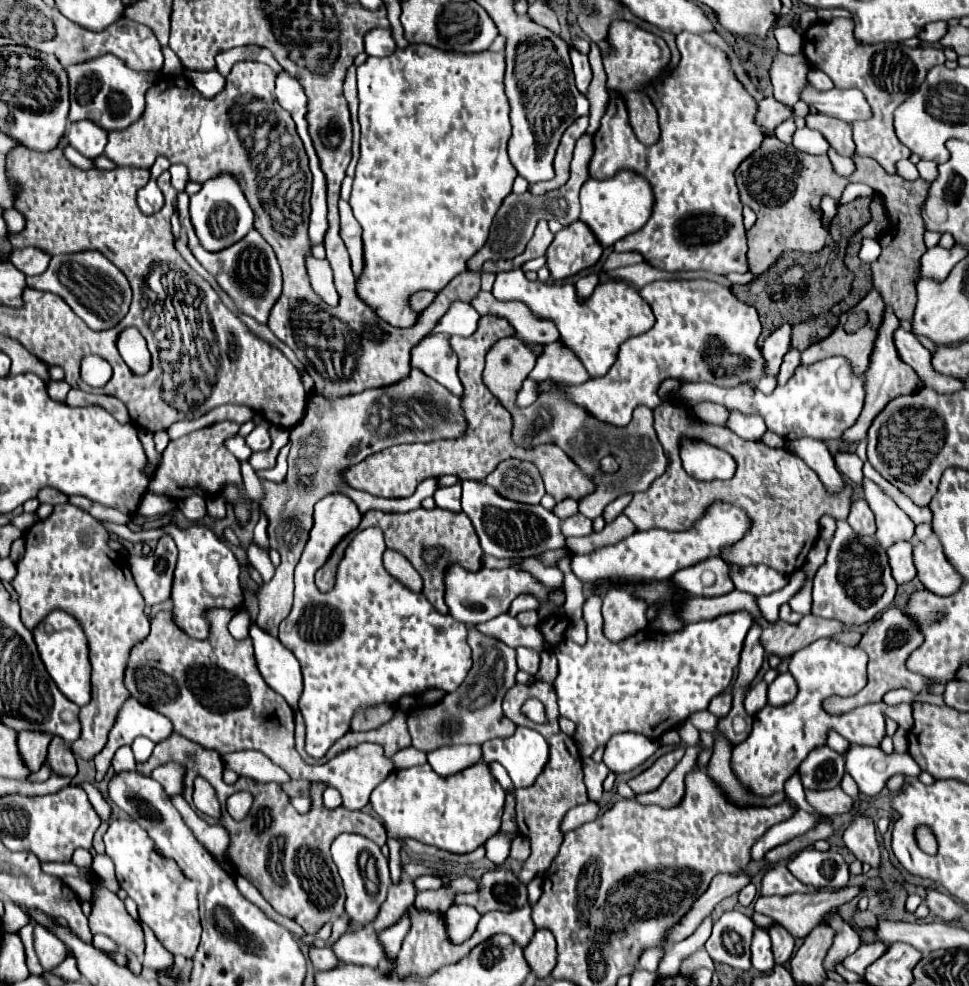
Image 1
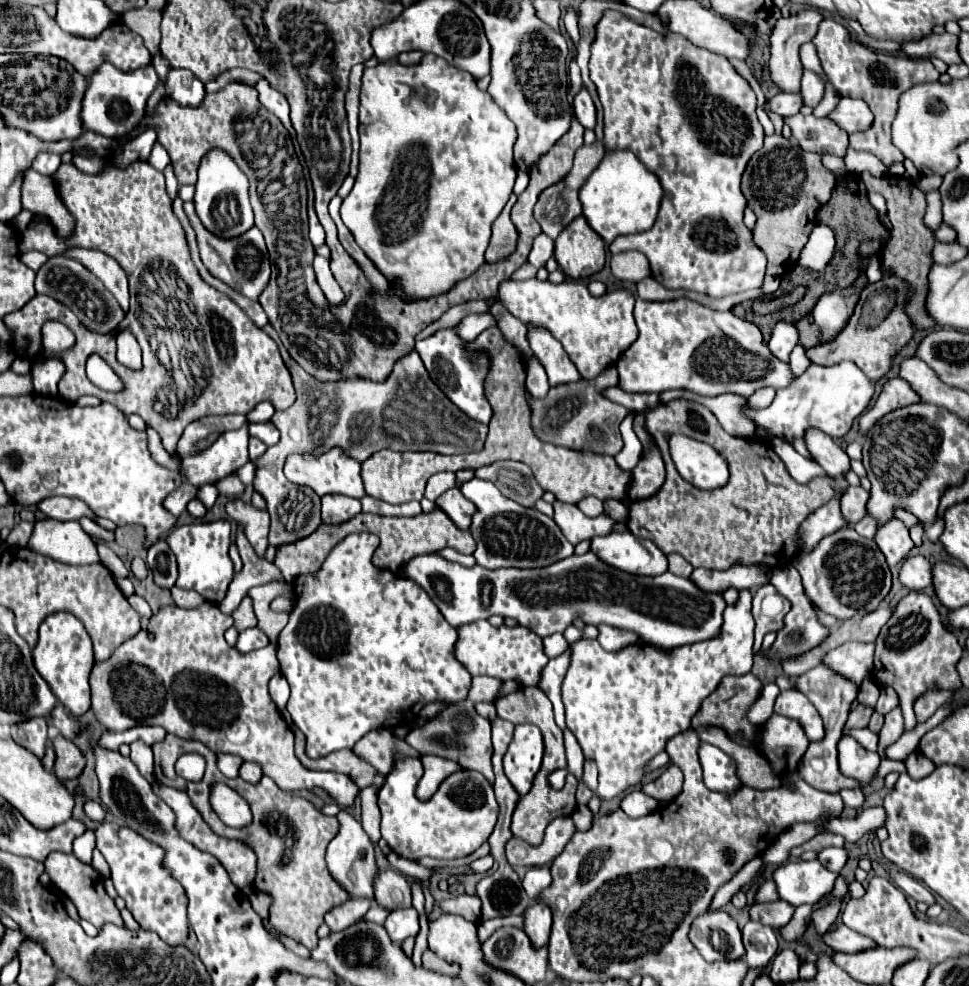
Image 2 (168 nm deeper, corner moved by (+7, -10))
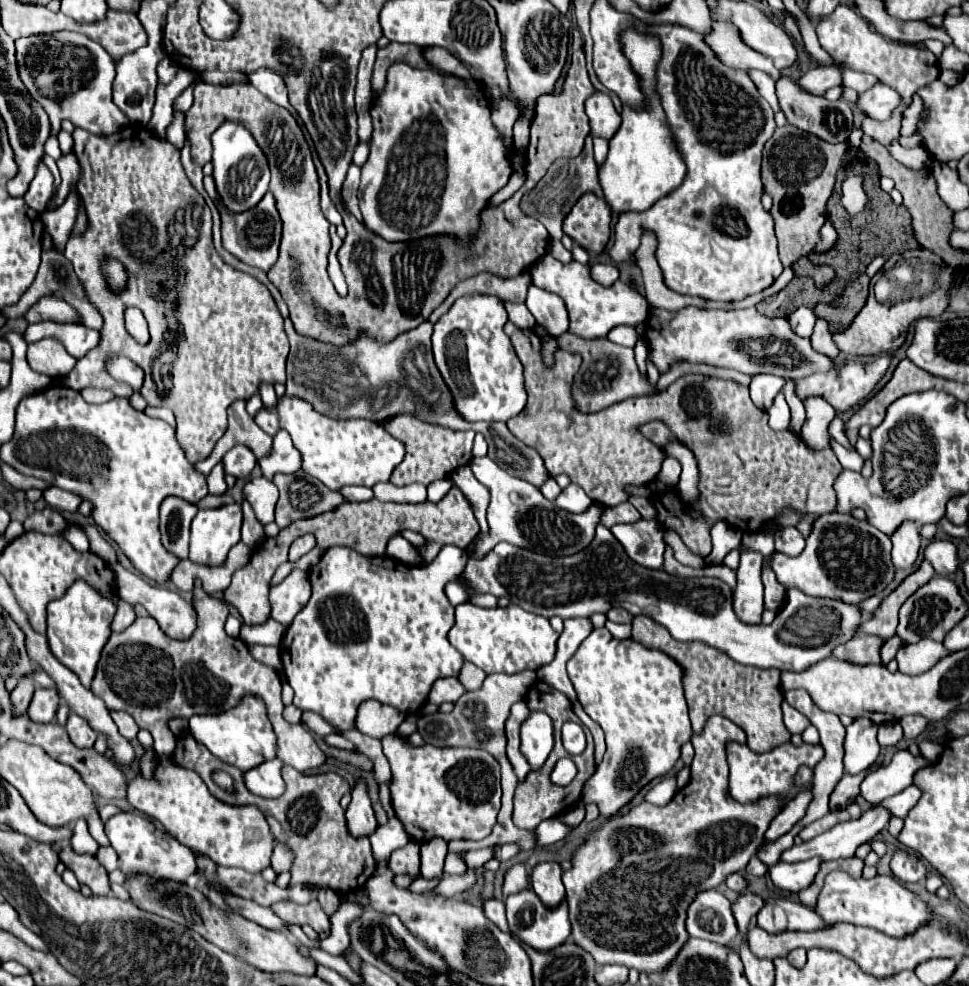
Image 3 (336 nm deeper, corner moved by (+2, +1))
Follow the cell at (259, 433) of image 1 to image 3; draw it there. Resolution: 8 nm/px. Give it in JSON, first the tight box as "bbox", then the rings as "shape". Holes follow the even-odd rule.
{"bbox":[254,395,406,489],"shape":[[[282,395],[276,407],[262,407],[254,415],[254,421],[268,435],[276,435],[280,429],[287,430],[294,446],[302,451],[302,470],[332,489],[342,489],[346,485],[372,487],[380,481],[388,481],[394,467],[402,463],[406,455],[404,443],[392,437],[382,423],[366,419],[332,419],[312,409],[302,397]]]}

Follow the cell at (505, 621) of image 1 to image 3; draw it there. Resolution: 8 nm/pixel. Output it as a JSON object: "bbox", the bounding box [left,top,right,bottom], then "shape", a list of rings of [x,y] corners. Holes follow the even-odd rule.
{"bbox":[448,603,558,675],"shape":[[[460,603],[456,607],[456,623],[448,631],[448,641],[462,653],[462,657],[486,675],[492,673],[518,673],[524,669],[538,669],[548,665],[556,655],[558,633],[550,627],[546,617],[532,615],[522,607],[494,607],[484,609],[472,603]]]}

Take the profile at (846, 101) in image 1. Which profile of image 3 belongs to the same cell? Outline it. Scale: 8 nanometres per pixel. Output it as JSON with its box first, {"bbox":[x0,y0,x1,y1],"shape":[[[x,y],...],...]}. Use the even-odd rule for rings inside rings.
{"bbox":[858,83,902,121],"shape":[[[876,83],[872,89],[868,89],[866,93],[860,95],[860,101],[858,101],[858,107],[872,119],[878,119],[878,121],[884,121],[892,115],[894,109],[898,109],[902,105],[902,99],[900,95],[884,85],[884,83]]]}

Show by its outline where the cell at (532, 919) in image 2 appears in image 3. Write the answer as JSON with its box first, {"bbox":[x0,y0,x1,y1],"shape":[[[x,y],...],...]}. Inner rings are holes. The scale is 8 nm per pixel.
{"bbox":[532,861,564,907],"shape":[[[556,861],[538,863],[532,871],[532,889],[548,907],[556,907],[560,899],[564,899],[564,883],[562,883],[562,867]]]}

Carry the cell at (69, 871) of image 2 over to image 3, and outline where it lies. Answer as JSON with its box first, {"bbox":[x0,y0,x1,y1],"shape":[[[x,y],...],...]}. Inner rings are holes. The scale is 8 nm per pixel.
{"bbox":[60,845,112,895],"shape":[[[66,845],[60,853],[60,861],[66,863],[66,867],[76,873],[78,881],[86,883],[94,895],[112,895],[106,869],[92,855],[78,855]]]}

